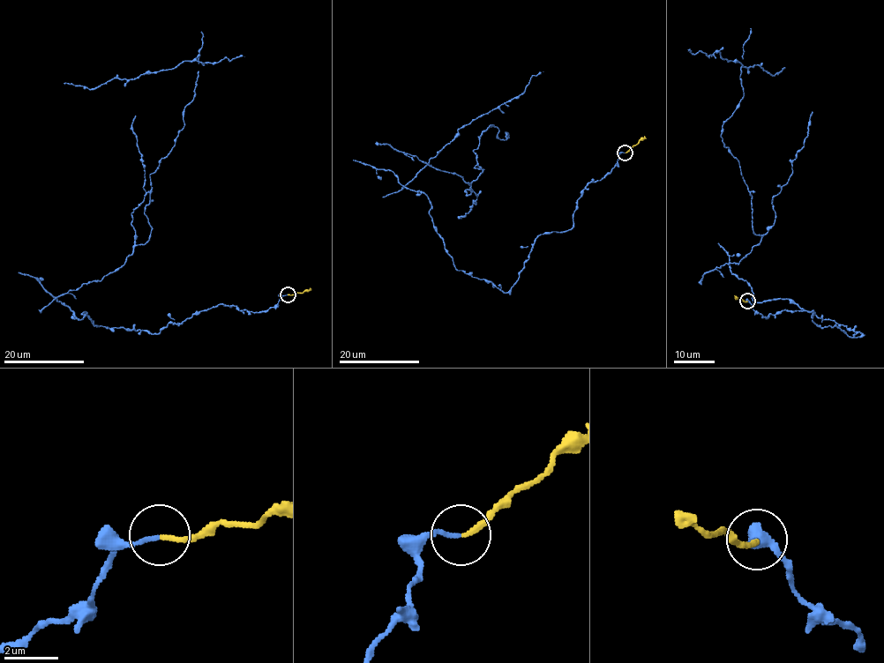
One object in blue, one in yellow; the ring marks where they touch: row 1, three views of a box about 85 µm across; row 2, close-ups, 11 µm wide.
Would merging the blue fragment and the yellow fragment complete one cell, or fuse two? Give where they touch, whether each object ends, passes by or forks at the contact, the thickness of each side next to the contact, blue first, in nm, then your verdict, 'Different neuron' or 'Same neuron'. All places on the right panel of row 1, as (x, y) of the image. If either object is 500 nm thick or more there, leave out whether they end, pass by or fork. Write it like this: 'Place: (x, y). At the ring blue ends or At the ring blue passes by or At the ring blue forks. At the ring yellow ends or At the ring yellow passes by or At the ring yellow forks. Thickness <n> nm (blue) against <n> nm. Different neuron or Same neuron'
Place: (747, 301). At the ring blue ends. At the ring yellow ends. Thickness 140 nm (blue) against 180 nm. Different neuron

